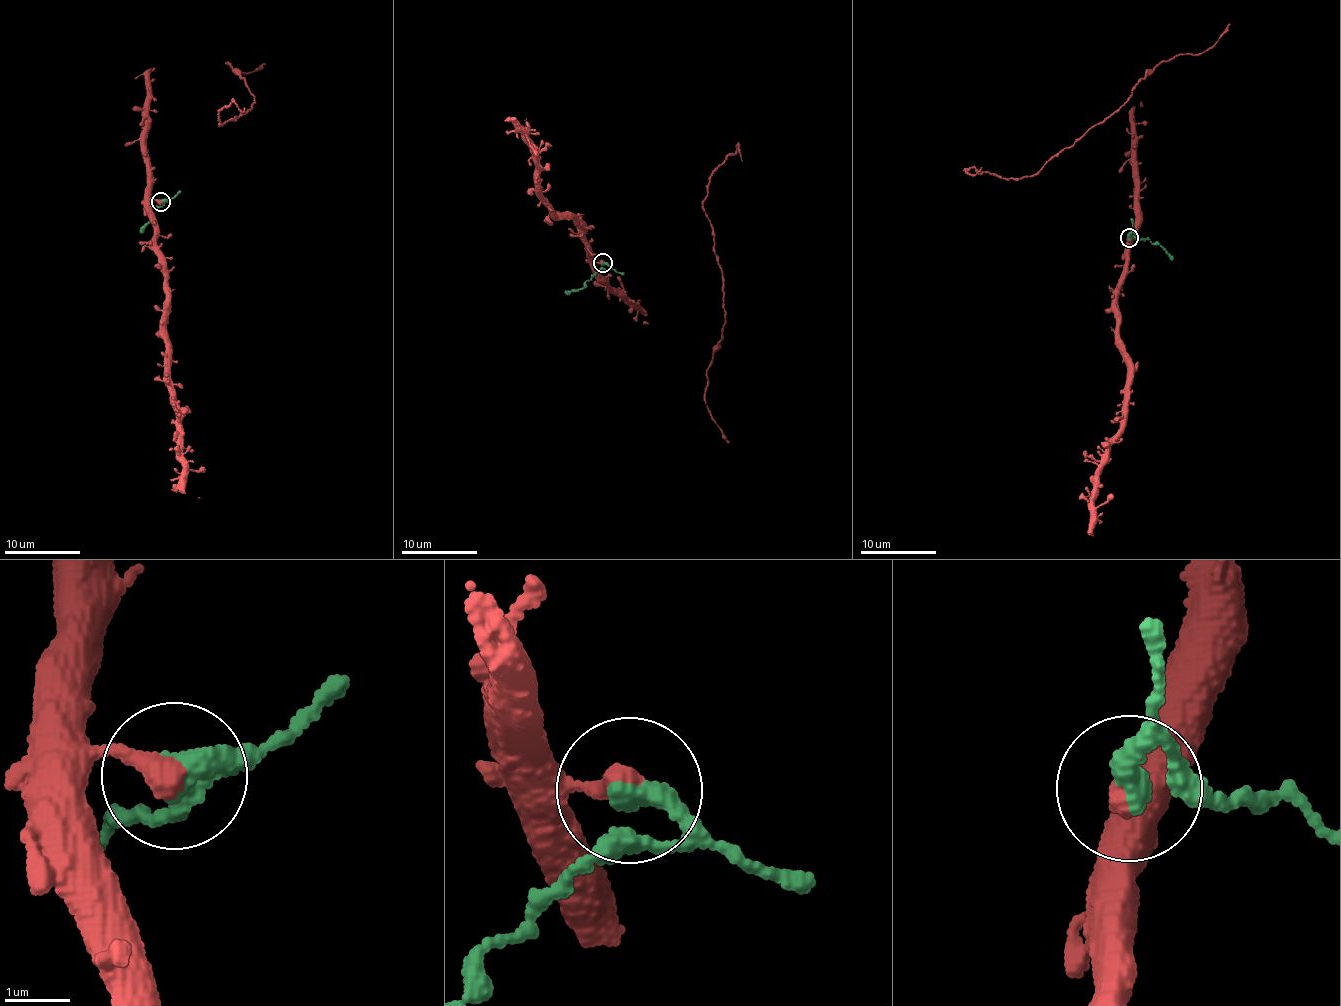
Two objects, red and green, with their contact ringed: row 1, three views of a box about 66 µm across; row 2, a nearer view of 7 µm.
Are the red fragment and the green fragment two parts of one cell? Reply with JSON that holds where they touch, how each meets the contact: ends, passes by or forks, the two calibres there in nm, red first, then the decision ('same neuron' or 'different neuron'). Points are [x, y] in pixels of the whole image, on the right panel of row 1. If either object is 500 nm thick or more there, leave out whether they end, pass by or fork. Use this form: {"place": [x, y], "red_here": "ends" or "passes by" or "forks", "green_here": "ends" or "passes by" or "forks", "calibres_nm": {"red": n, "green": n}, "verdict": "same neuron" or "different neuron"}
{"place": [1129, 238], "red_here": "ends", "green_here": "ends", "calibres_nm": {"red": 360, "green": 440}, "verdict": "same neuron"}

